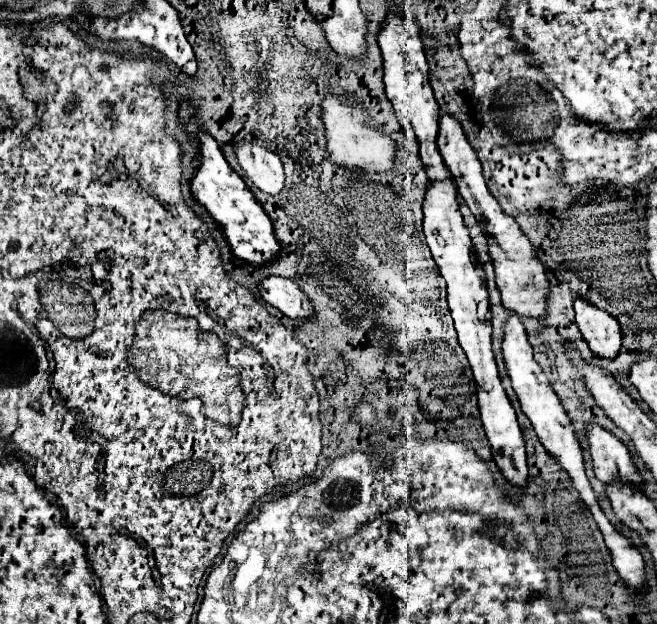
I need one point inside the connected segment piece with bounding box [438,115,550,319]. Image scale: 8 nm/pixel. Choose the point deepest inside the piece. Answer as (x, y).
(523, 281)

